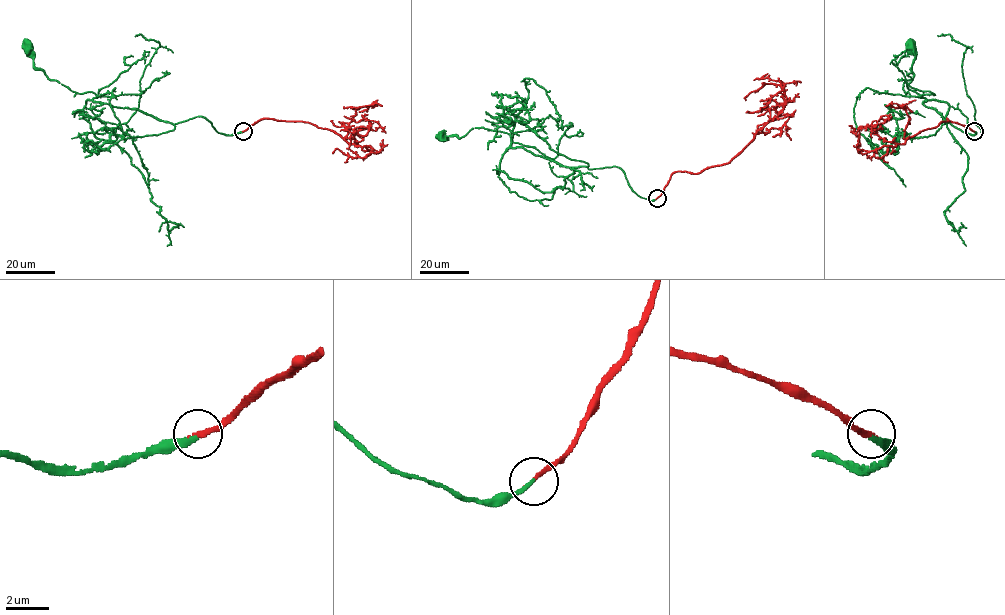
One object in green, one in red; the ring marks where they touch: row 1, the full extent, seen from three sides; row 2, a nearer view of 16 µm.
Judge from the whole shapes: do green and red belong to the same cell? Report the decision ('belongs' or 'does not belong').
belongs

